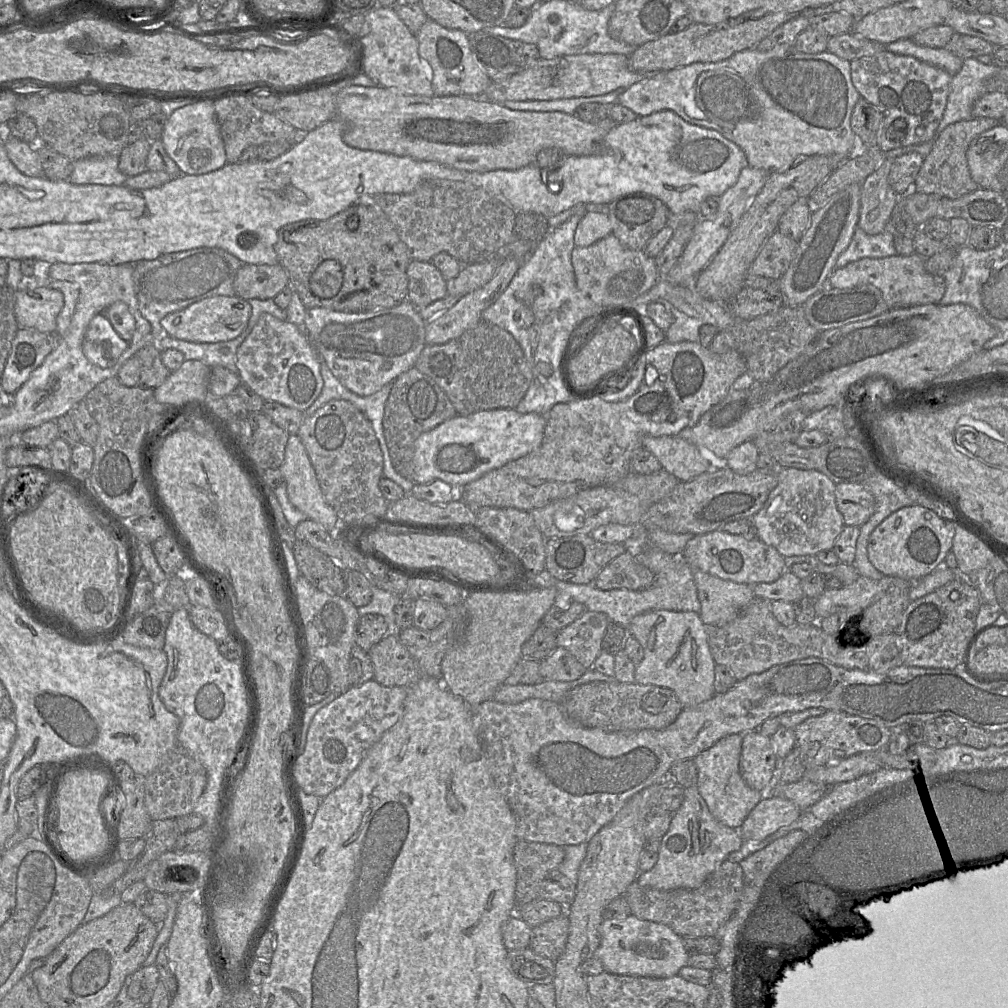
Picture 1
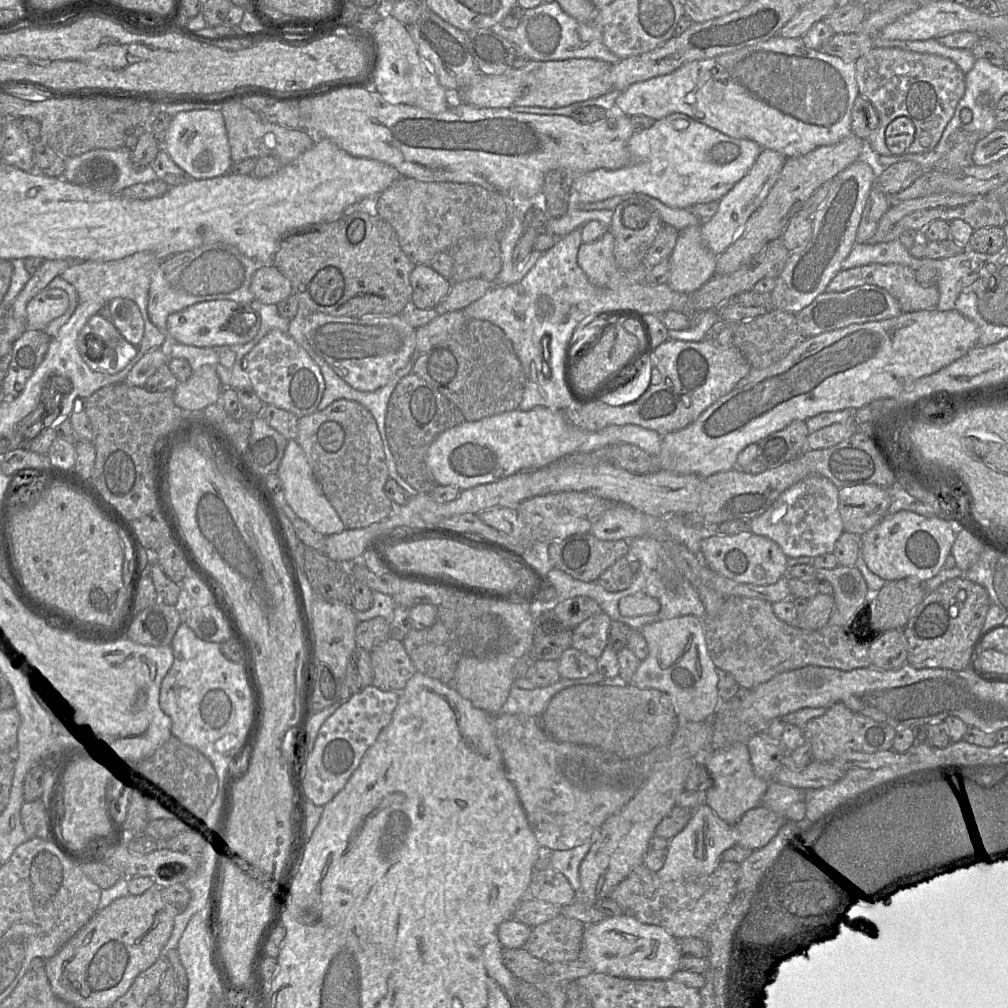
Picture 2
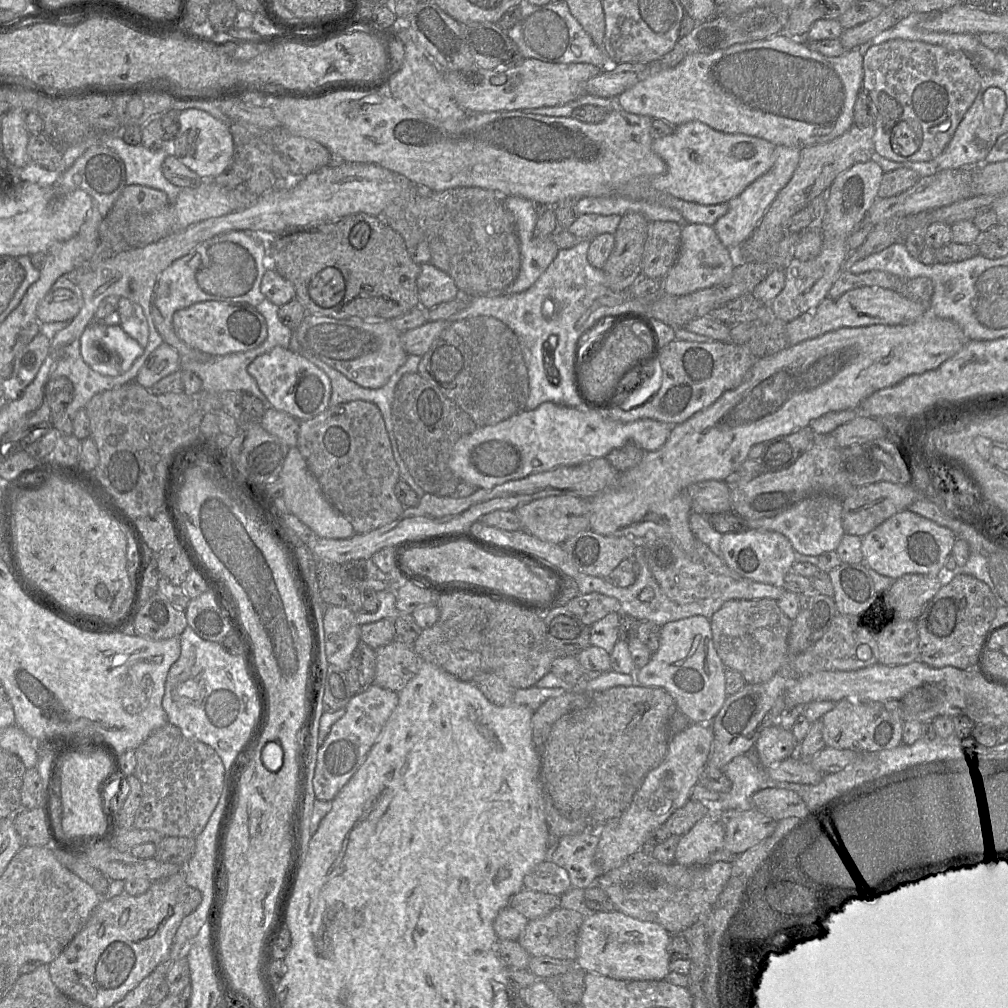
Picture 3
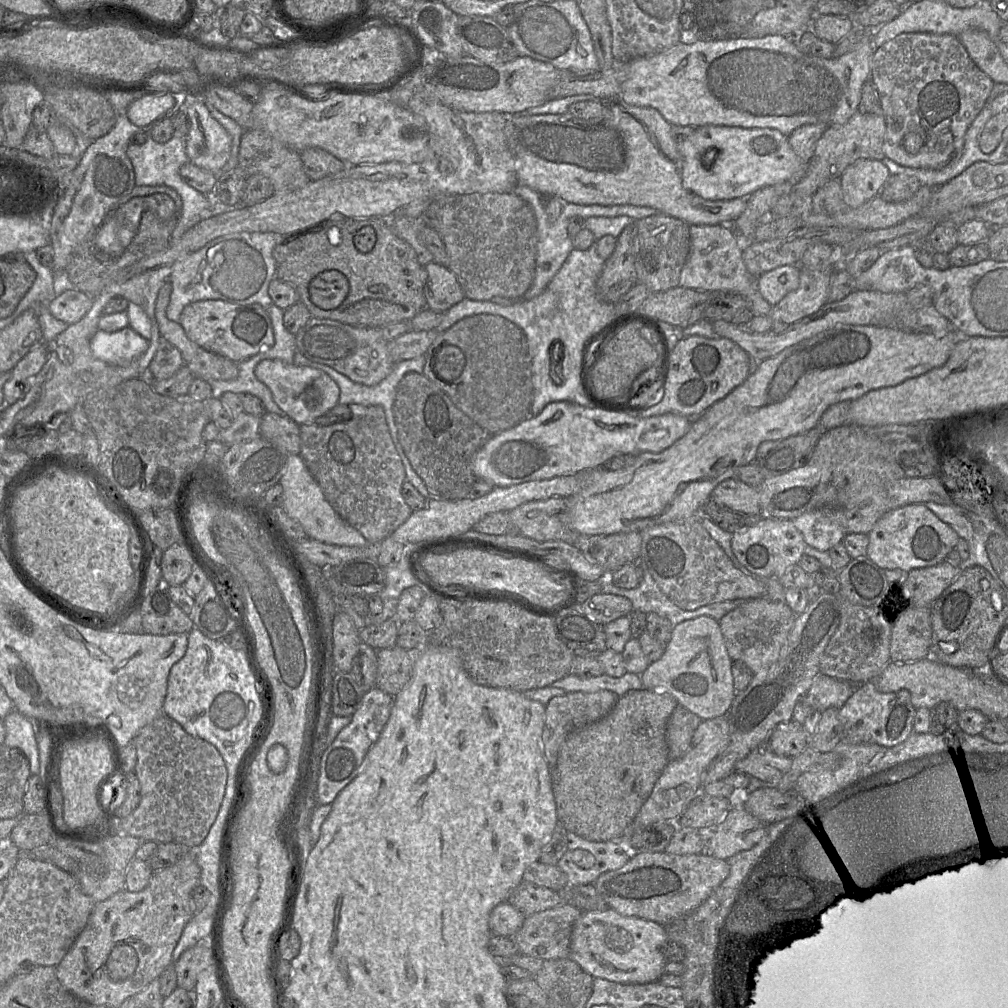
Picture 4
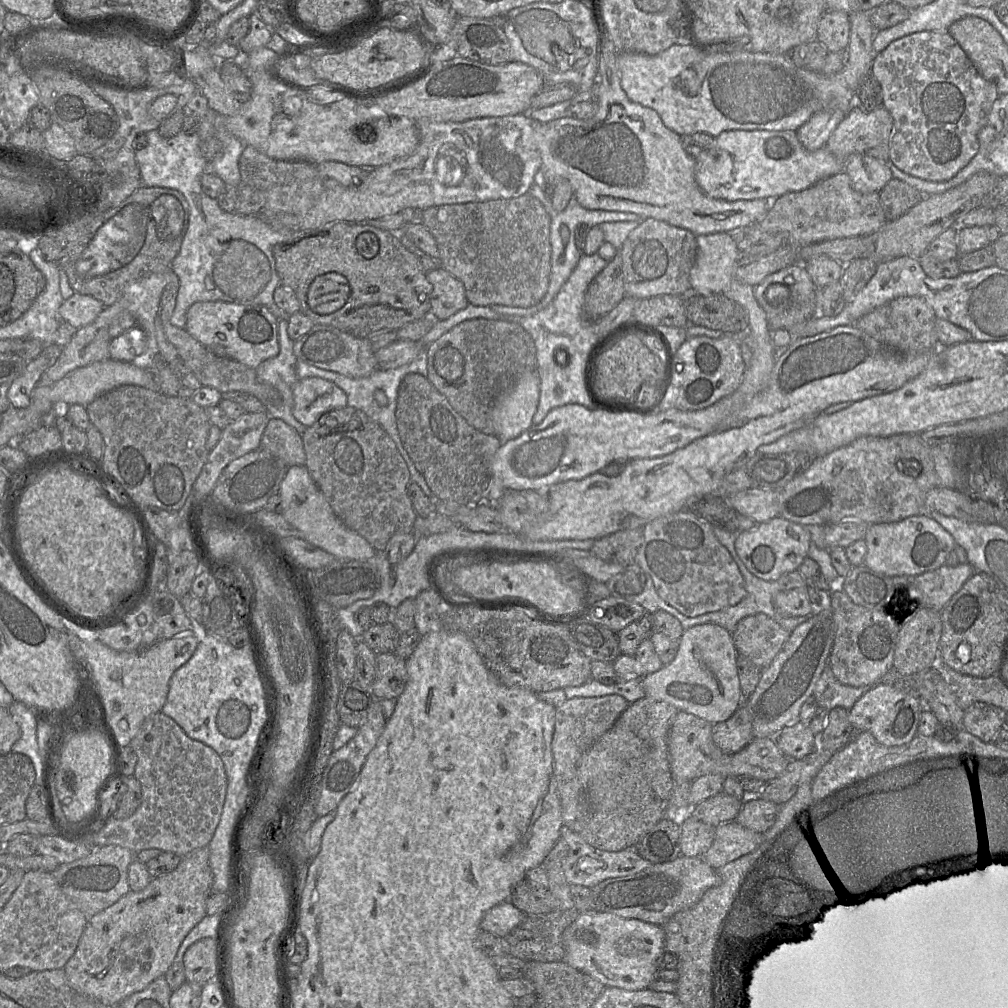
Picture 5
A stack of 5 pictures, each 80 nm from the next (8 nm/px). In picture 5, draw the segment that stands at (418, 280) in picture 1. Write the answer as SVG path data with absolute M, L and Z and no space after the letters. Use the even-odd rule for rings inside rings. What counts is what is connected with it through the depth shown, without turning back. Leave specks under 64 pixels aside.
M441 266L426 273L432 285L430 316L446 320L468 305L462 282Z

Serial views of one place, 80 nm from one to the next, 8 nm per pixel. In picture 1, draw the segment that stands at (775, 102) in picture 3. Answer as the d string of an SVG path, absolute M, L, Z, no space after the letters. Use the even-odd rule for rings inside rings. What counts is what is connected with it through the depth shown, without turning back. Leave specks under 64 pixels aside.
M782 44L767 51L751 47L718 62L694 62L647 75L626 88L616 102L639 116L671 110L686 122L716 130L737 144L745 153L748 166L774 172L789 168L802 157L856 153L859 142L851 128L851 115L860 98L852 83L849 61L827 50L807 54Z

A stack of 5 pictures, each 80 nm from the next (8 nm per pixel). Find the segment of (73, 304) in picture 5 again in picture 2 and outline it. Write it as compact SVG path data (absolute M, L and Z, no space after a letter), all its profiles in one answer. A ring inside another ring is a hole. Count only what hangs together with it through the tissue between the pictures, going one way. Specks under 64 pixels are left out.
M46 288L40 291L27 304L27 328L44 330L54 319L68 309L69 297L62 289Z

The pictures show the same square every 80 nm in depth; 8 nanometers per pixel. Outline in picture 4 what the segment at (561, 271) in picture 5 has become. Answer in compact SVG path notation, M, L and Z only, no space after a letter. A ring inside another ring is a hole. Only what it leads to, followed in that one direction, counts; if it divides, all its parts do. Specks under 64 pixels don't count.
M518 185L514 189L513 193L522 198L532 207L537 221L537 252L535 274L530 288L522 296L524 300L533 299L546 289L549 282L562 267L569 253L574 249L571 237L568 233L568 224L572 217L579 216L583 219L587 219L589 217L598 216L629 216L634 220L640 220L648 216L660 214L660 212L655 208L630 204L605 206L598 204L581 205L574 203L564 203L563 211L561 212L559 218L554 222L550 222L545 213L545 209L542 206L542 196L540 193L524 185Z

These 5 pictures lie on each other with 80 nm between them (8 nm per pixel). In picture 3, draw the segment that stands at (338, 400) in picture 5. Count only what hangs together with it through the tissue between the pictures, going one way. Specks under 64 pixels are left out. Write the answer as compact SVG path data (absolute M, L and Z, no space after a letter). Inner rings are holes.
M276 346L257 356L247 367L272 408L286 412L298 421L311 419L329 407L331 382L328 376L290 348Z

